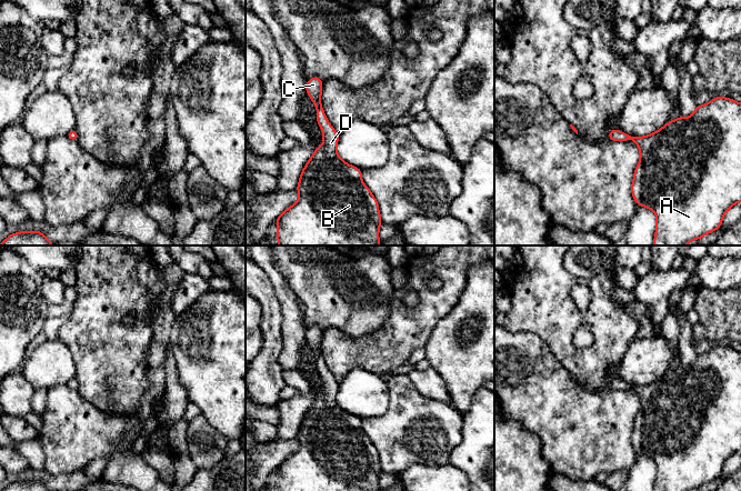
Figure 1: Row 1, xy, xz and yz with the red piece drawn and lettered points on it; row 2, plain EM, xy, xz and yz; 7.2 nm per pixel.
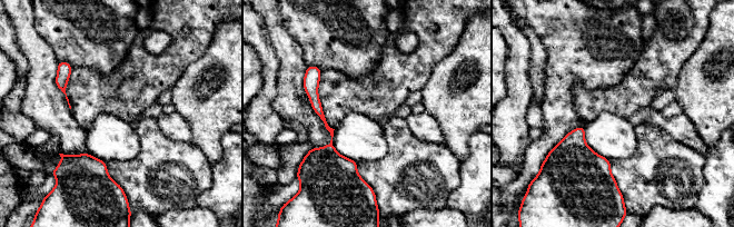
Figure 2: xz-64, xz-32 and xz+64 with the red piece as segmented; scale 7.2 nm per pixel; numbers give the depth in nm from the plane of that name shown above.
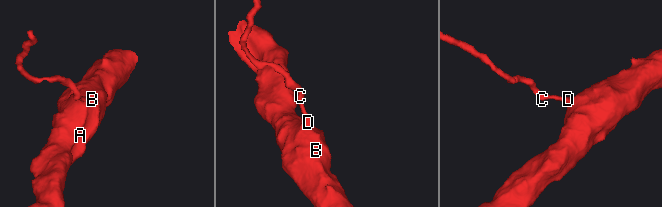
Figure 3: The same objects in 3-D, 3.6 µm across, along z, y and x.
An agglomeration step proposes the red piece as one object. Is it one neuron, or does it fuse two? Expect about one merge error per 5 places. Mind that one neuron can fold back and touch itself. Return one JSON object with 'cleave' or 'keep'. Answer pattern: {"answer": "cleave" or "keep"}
{"answer": "keep"}

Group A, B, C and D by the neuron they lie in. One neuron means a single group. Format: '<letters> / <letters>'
A B C D

